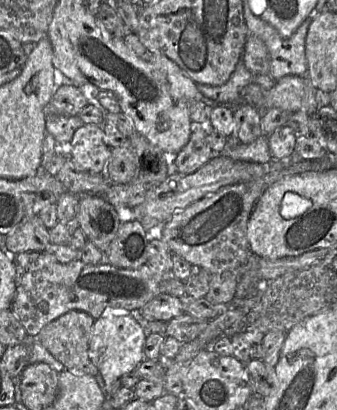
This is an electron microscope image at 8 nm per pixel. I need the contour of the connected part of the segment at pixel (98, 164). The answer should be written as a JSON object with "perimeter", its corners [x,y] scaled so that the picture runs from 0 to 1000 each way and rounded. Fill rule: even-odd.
{"perimeter":[[[249,302],[231,312],[202,354],[202,383],[223,410],[273,424],[309,424],[329,383],[329,359],[315,351],[315,332],[300,305]]]}

